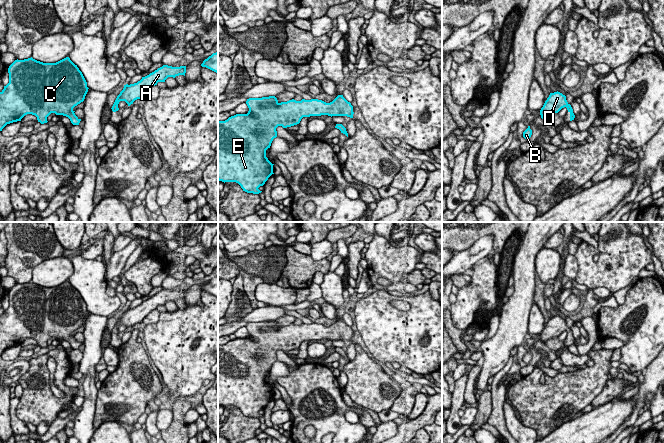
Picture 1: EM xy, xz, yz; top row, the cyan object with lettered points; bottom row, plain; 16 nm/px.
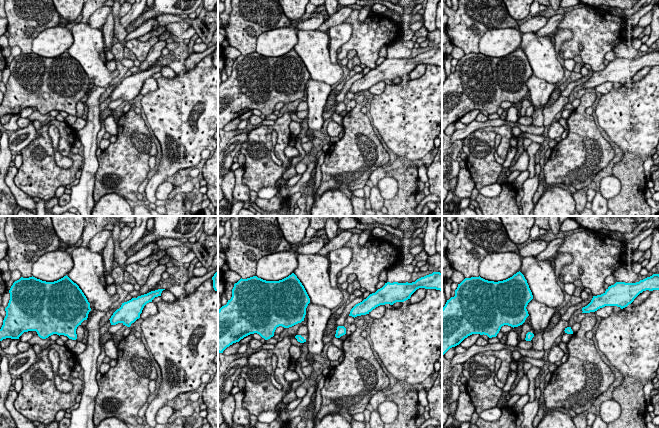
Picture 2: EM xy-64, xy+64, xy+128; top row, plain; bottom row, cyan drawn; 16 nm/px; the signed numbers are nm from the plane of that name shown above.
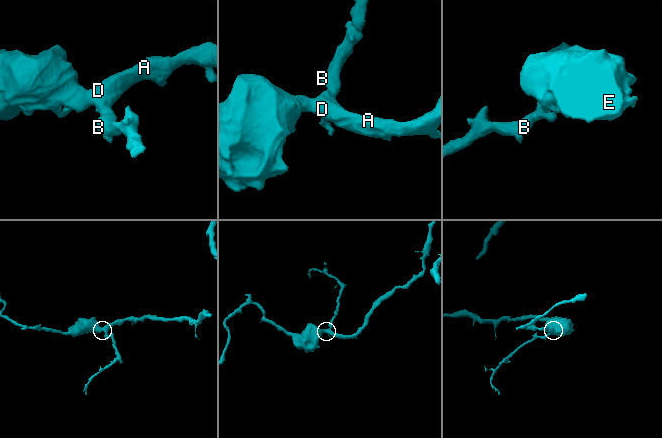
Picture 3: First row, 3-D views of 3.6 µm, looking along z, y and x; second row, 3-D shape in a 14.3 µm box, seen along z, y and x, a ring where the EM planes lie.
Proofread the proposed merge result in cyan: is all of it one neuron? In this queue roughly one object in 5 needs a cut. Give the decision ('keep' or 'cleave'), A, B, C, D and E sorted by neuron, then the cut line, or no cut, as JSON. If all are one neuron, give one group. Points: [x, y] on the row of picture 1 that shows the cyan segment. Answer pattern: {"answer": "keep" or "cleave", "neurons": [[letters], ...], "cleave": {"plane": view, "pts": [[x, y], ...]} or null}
{"answer": "keep", "neurons": [["A", "B", "C", "D", "E"]], "cleave": null}

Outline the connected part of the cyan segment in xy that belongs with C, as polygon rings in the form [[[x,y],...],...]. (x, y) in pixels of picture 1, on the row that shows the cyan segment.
[[[32,57],[24,60],[17,59],[9,66],[8,73],[9,83],[0,92],[0,131],[7,124],[21,121],[27,114],[35,115],[41,124],[47,123],[47,117],[55,113],[68,117],[73,125],[79,125],[81,119],[75,115],[73,108],[84,101],[89,88],[82,72],[69,57],[56,63],[43,63]]]

